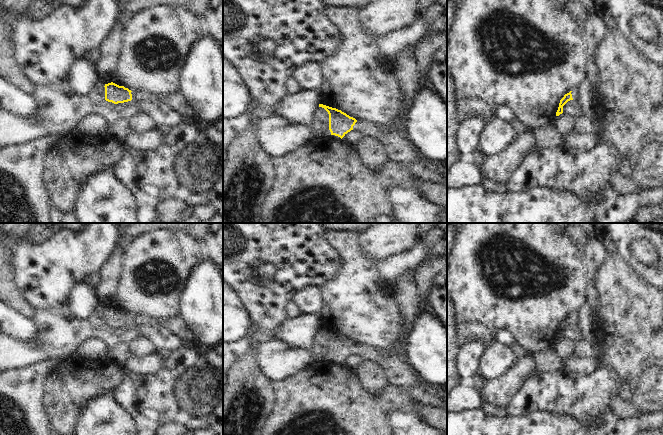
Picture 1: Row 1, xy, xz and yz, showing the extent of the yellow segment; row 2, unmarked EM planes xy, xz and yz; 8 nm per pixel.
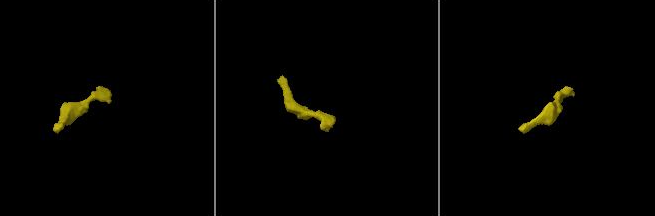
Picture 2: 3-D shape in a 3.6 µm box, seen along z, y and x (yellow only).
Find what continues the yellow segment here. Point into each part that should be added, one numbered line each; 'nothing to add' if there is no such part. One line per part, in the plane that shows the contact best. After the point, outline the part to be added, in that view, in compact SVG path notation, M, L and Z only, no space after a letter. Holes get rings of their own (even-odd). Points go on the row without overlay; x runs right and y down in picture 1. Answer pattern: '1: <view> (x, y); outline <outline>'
1: xy (137, 320); outline M132 315L131 318L132 318L132 324L135 324L137 326L146 326L150 324L156 324L155 320L142 317L142 316Z

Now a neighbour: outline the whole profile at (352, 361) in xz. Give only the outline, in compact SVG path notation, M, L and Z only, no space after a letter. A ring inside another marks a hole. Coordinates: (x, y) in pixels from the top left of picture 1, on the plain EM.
M351 354L345 360L342 362L343 365L345 365L348 368L351 368L353 370L356 369L356 367L361 363L362 359L360 356L356 354Z

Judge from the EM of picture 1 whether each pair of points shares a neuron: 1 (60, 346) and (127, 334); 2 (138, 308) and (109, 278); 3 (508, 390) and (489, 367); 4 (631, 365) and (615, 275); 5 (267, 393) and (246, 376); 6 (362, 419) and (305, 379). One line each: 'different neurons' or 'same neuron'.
1: same neuron
2: different neurons
3: different neurons
4: same neuron
5: same neuron
6: same neuron

